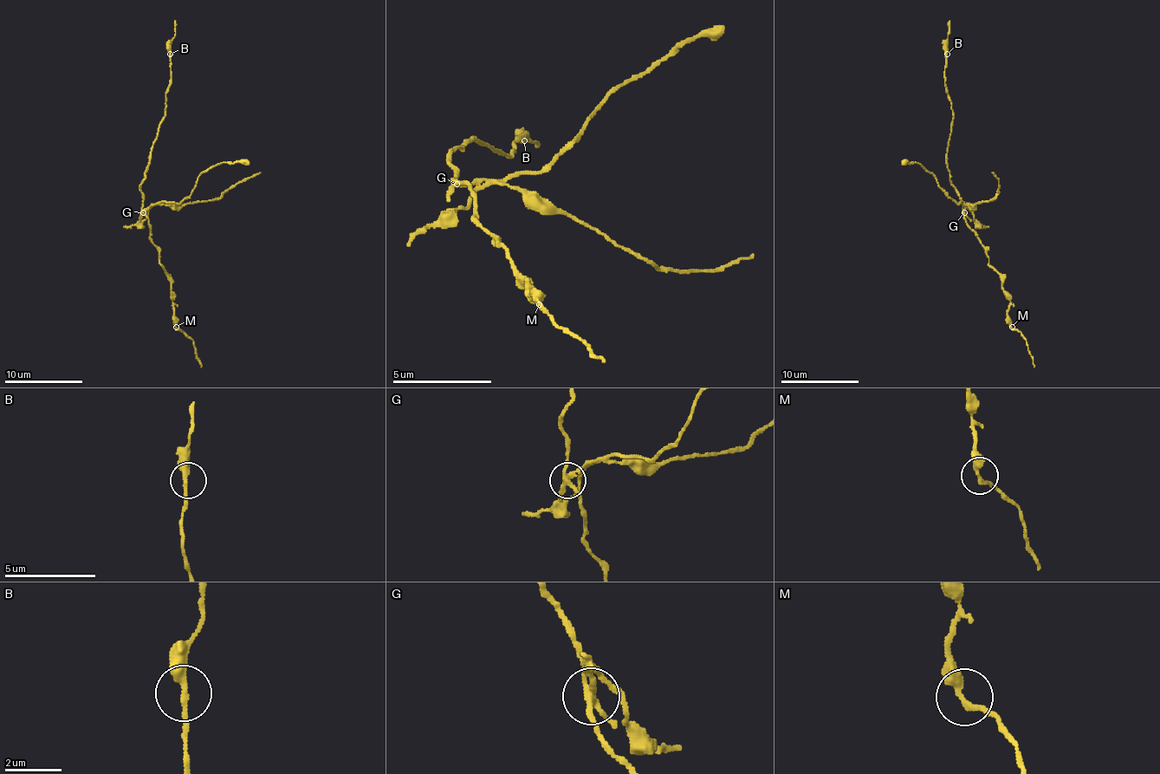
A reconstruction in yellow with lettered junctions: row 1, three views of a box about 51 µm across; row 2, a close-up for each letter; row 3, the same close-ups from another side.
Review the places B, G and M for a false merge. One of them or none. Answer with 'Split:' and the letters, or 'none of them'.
Split: G

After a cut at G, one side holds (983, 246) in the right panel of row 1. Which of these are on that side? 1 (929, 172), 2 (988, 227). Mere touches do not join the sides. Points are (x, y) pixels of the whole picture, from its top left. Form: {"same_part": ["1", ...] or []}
{"same_part": []}

